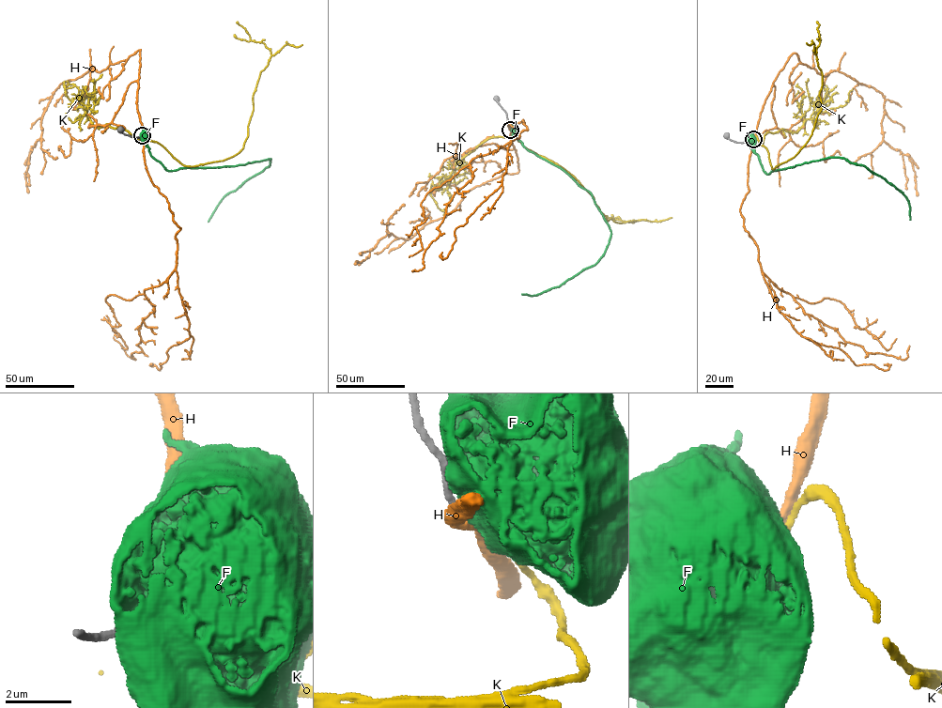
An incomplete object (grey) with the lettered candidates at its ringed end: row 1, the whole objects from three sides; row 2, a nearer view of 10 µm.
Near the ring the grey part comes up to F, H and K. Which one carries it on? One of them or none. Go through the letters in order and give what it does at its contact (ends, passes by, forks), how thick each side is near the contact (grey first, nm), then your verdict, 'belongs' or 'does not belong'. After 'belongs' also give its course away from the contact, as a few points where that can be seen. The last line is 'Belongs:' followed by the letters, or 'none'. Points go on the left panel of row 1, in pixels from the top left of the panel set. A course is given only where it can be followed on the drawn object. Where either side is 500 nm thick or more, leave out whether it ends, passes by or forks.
F: calibres 280 and 1100 nm; does not belong
H: it passes by; calibres 260 and 440 nm; does not belong
K: it ends; calibres 240 and 240 nm; belongs; course (142, 135), (186, 165), (223, 161), (241, 149), (253, 94), (270, 53), (237, 22)
Belongs: K

